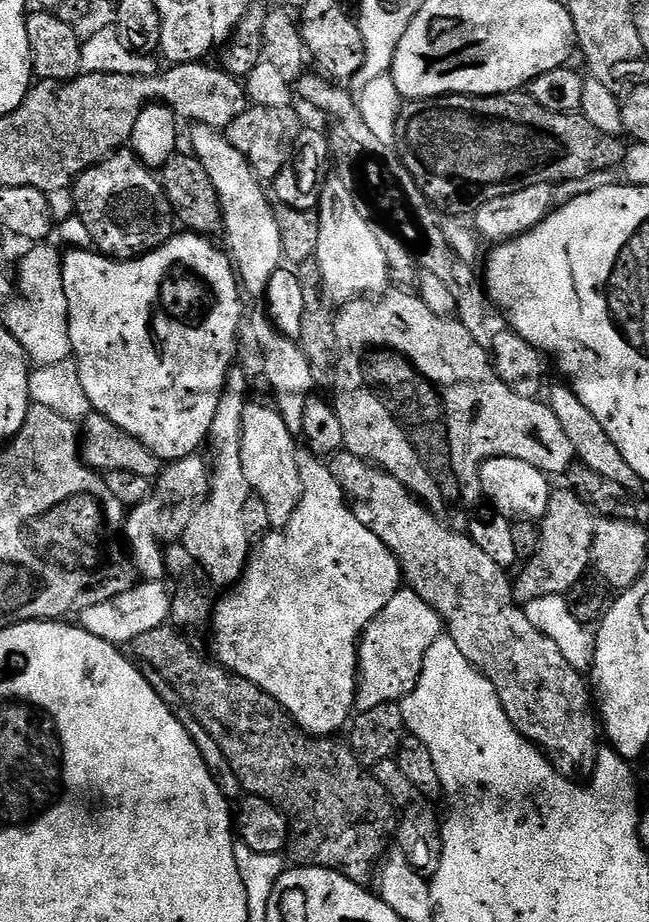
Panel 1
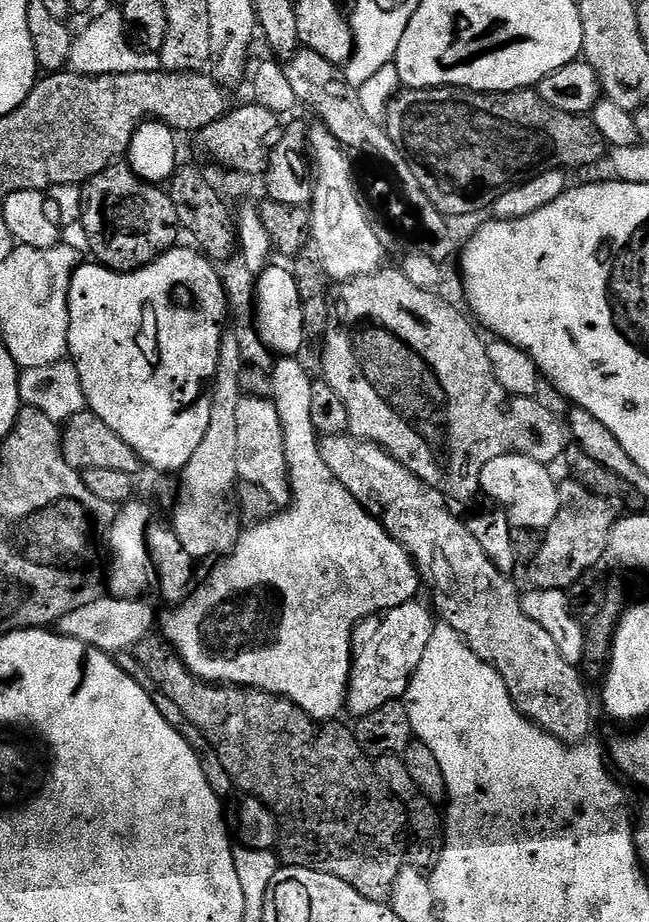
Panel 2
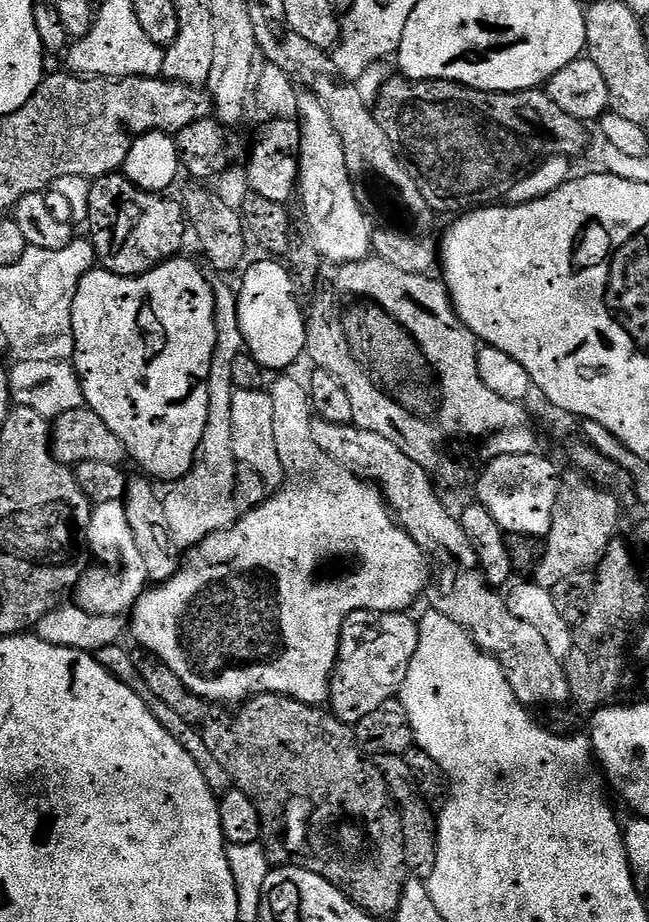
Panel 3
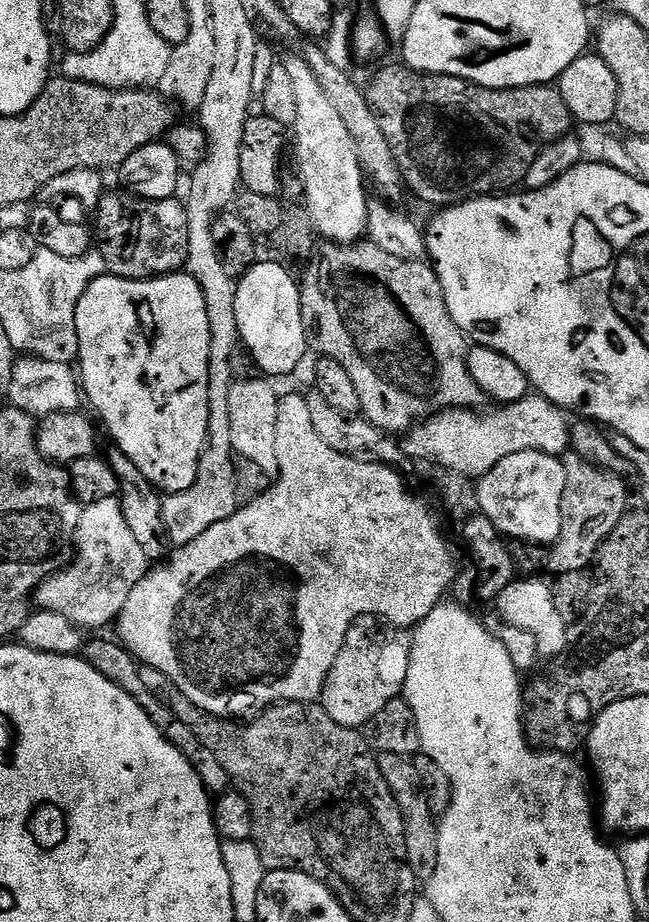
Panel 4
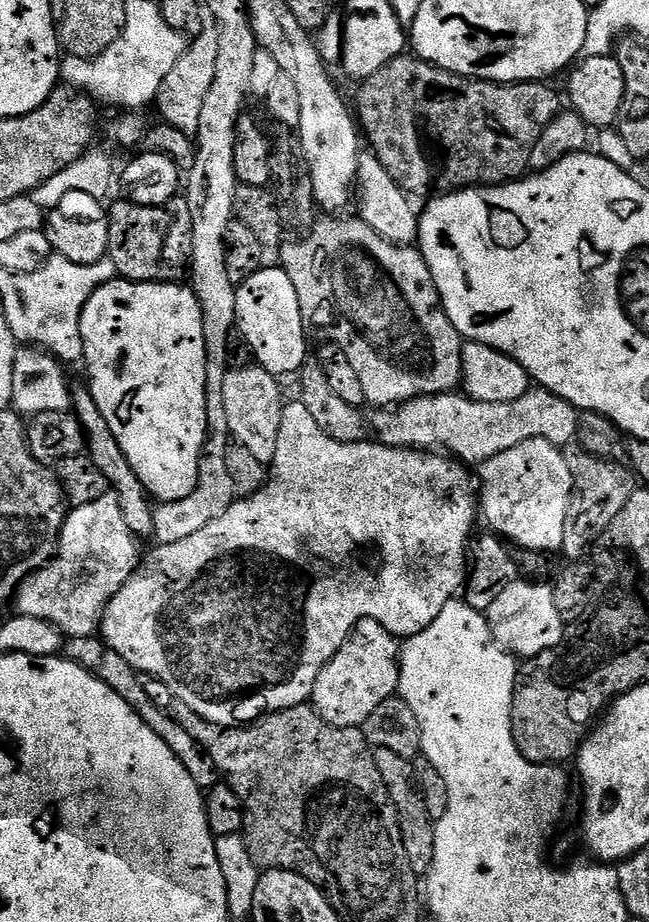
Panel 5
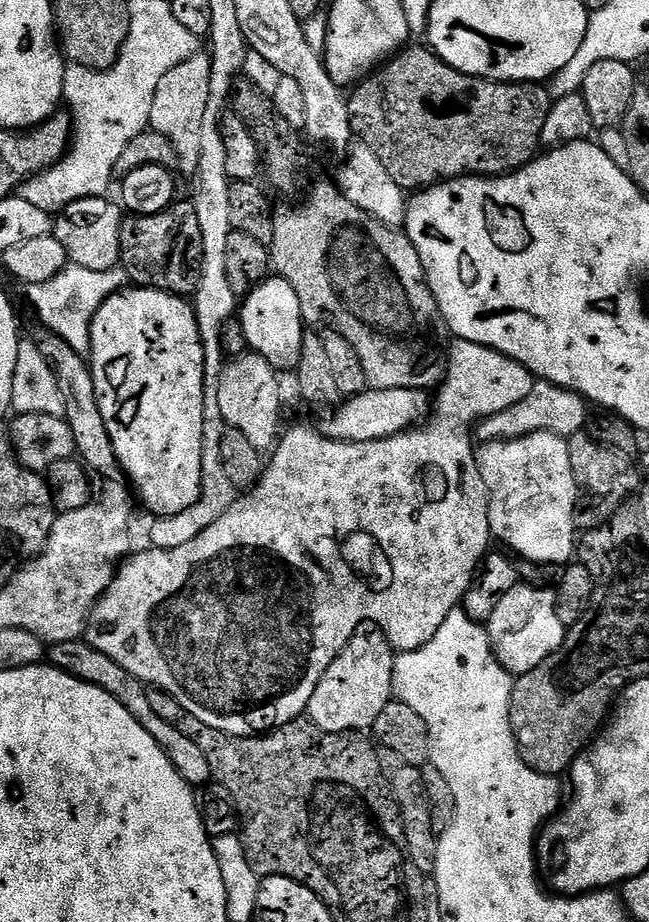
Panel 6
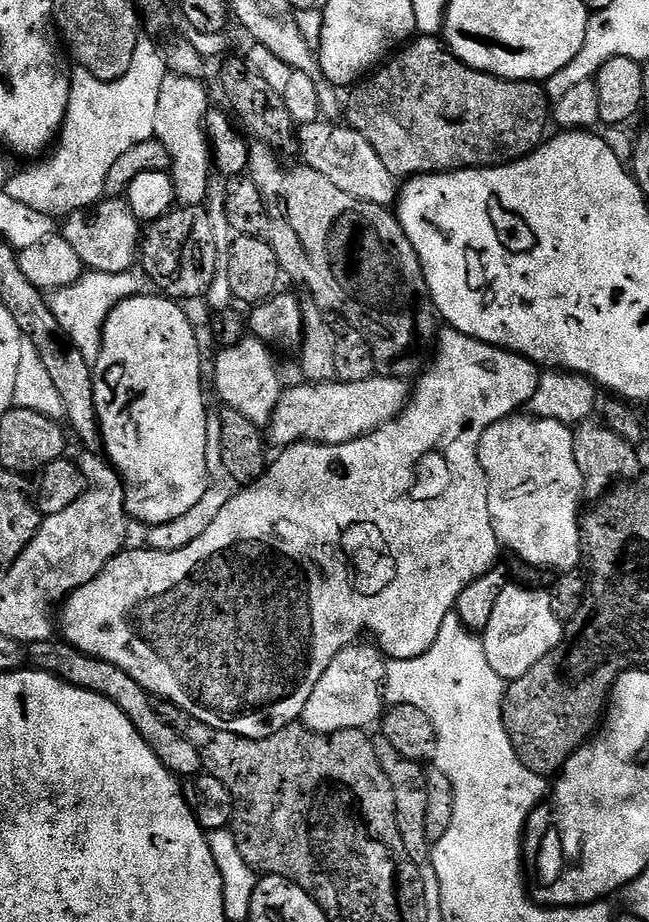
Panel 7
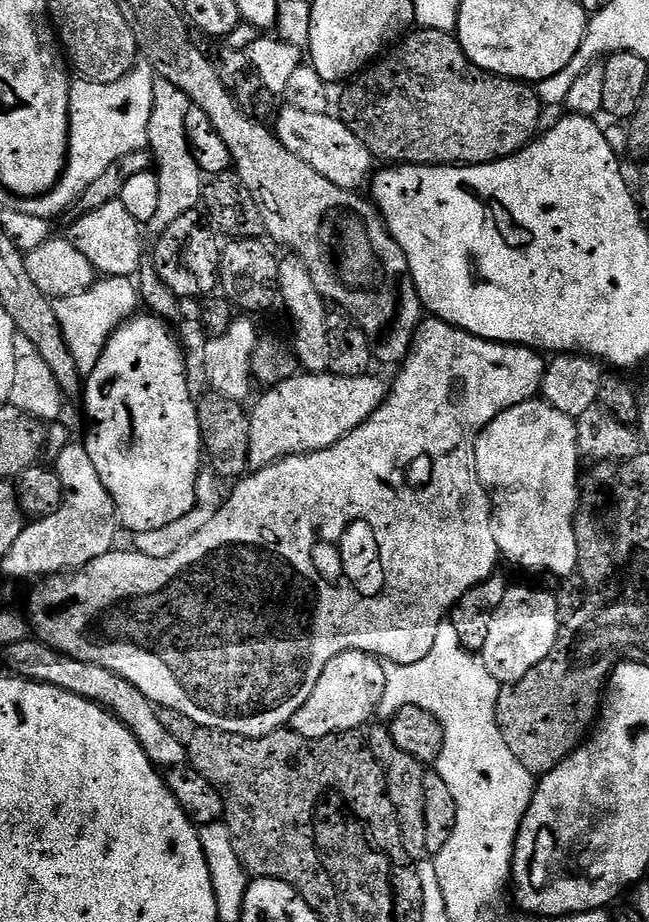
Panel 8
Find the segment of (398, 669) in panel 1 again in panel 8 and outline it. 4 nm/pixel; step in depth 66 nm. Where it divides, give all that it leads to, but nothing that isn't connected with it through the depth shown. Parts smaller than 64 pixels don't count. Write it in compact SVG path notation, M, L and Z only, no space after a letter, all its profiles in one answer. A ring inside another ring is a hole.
M339 652L330 658L326 670L322 670L322 678L318 678L310 698L302 702L302 710L294 714L291 731L302 734L302 738L317 740L333 736L335 732L363 729L369 723L367 720L379 713L385 690L386 674L383 663L377 657L369 652Z

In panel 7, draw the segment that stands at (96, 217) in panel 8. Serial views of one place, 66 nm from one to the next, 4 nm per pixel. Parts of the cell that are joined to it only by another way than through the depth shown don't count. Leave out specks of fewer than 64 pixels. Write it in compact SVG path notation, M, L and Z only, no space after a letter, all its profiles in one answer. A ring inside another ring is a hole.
M104 198L95 207L83 208L81 212L75 212L73 216L67 217L62 224L62 235L66 242L70 242L70 250L74 250L74 254L78 254L80 263L85 269L106 274L118 274L129 271L137 263L142 224L130 210L127 199Z

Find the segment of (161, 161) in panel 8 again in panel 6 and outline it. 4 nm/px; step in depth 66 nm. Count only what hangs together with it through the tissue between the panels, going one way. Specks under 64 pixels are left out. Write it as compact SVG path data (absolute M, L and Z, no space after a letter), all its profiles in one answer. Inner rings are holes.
M201 50L189 60L183 60L181 64L175 64L169 72L158 82L158 90L154 90L154 106L150 106L150 128L158 134L166 134L178 150L180 159L179 171L185 172L186 177L192 178L198 170L198 157L202 154L202 122L206 118L206 106L210 102L210 74L212 57L207 51Z

